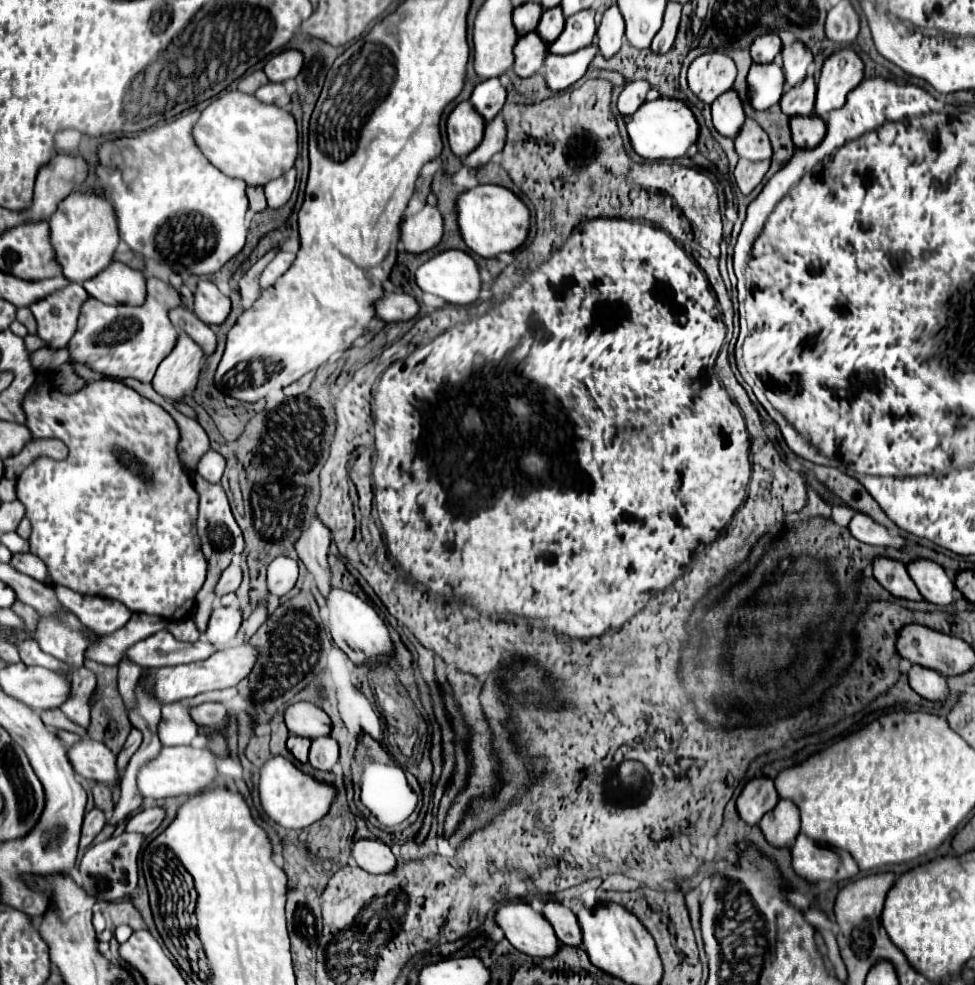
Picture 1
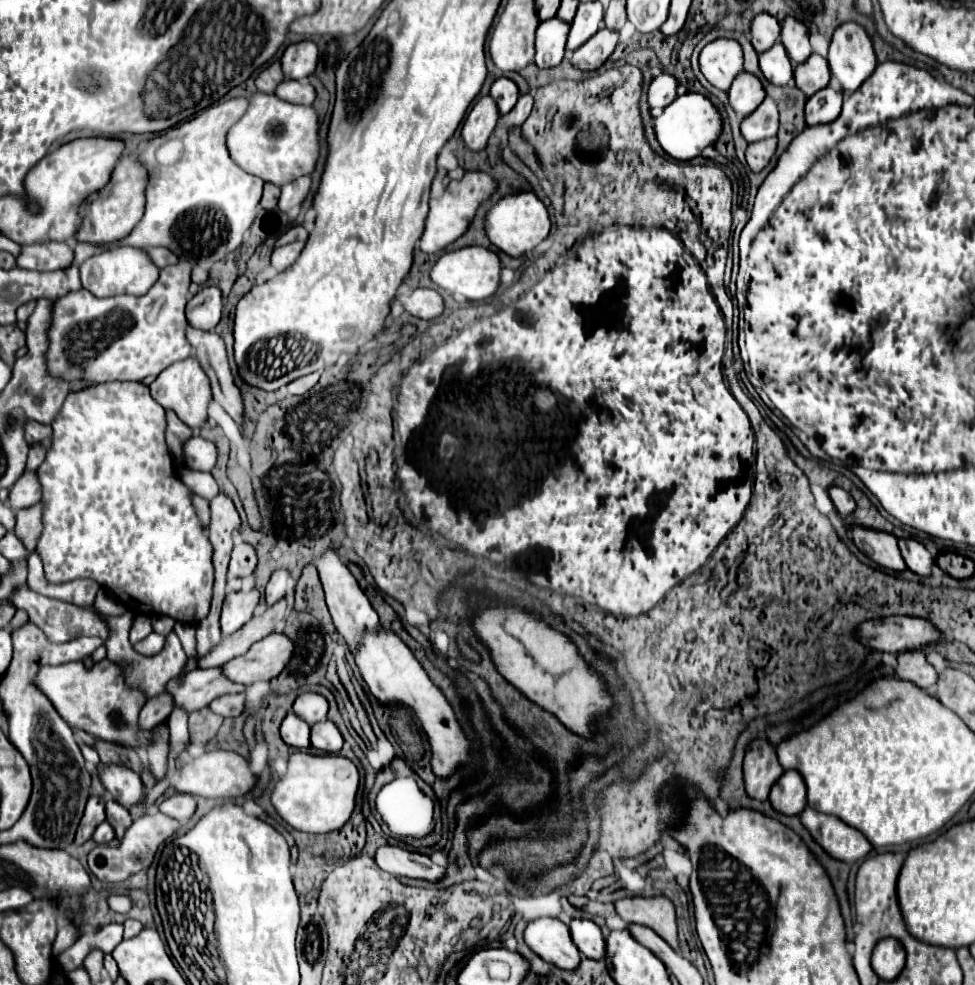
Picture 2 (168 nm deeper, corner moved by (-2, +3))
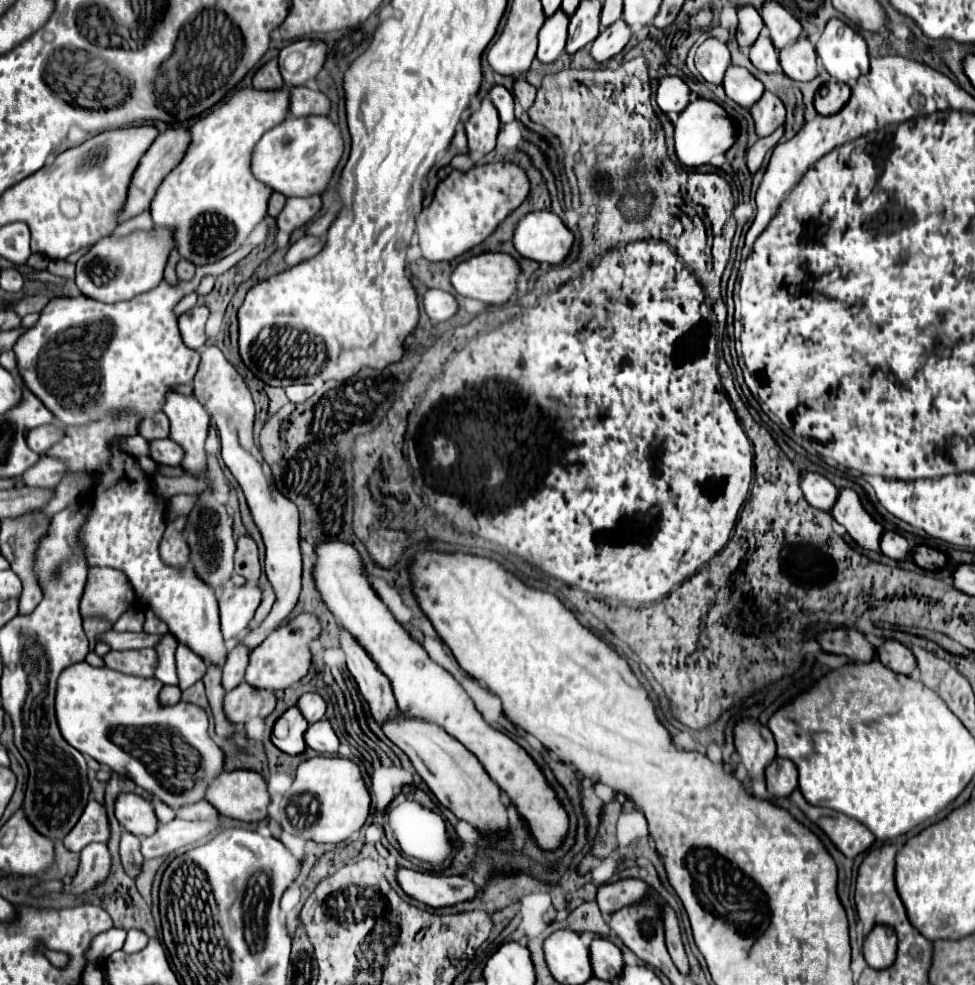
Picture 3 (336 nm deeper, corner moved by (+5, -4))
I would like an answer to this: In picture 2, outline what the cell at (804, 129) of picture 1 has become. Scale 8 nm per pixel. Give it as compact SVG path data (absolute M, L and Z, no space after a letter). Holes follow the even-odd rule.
M832 86L822 88L806 102L806 124L826 124L840 116L844 92L834 90Z

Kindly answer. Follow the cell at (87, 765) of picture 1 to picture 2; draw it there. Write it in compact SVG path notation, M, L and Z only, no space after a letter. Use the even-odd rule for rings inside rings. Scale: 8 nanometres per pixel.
M100 766L100 780L112 798L124 808L140 804L146 796L146 788L136 772L124 766Z

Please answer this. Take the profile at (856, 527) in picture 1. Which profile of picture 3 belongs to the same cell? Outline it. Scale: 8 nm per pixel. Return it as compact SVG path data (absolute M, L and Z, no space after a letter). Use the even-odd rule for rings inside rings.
M805 473L801 477L801 489L811 507L827 511L827 513L833 509L837 497L839 497L837 487L819 473Z

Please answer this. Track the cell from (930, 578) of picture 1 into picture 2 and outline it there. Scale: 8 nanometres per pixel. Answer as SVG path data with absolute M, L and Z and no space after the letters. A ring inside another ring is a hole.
M900 538L898 540L900 546L900 554L906 562L906 566L920 574L920 576L928 576L930 574L930 566L934 564L934 556L914 538Z

